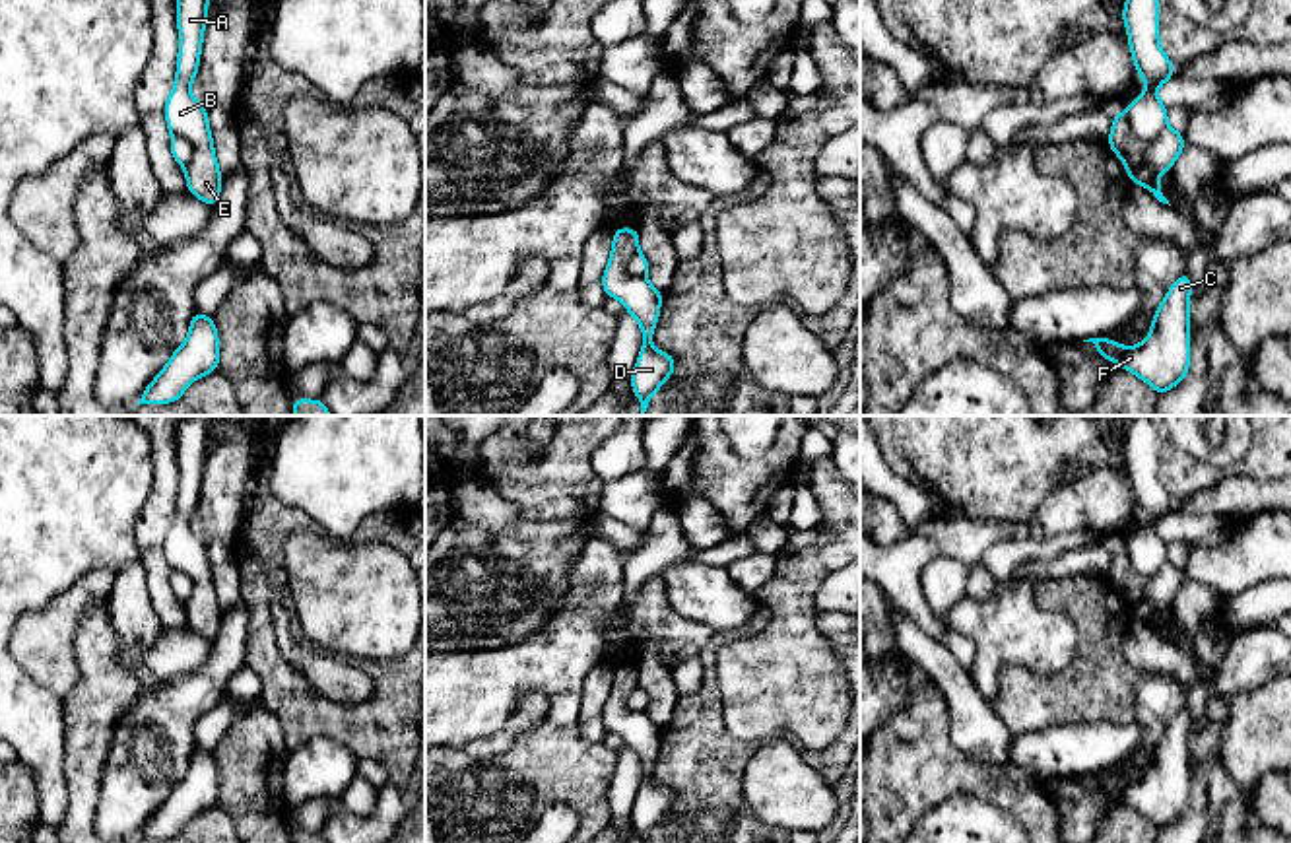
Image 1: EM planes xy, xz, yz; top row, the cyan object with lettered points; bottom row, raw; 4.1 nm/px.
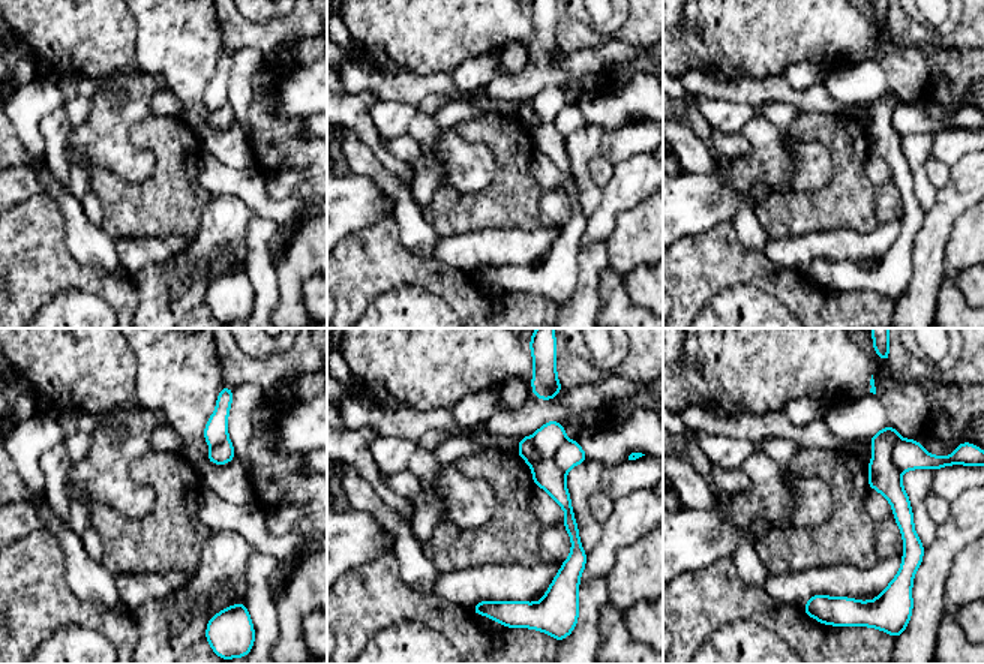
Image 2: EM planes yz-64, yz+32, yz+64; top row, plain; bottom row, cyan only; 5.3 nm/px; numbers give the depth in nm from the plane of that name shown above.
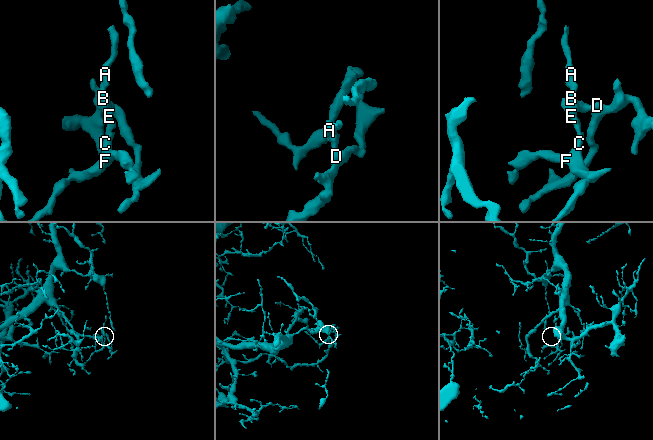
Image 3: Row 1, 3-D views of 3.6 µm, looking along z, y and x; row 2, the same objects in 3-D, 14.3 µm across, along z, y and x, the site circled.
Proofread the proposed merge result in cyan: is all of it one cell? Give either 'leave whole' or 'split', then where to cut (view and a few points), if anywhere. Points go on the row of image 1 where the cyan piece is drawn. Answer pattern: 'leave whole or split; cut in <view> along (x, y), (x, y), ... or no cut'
split; cut in yz along (1125, 113), (1128, 129), (1142, 140), (1152, 140), (1165, 127)

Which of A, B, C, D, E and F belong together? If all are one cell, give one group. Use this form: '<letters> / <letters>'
A B C E F / D

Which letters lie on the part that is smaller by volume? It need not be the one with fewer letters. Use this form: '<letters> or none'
A, B, C, E, F

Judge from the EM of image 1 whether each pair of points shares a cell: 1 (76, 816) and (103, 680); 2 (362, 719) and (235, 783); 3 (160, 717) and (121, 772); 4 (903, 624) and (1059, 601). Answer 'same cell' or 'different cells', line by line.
1: same cell
2: different cells
3: same cell
4: different cells

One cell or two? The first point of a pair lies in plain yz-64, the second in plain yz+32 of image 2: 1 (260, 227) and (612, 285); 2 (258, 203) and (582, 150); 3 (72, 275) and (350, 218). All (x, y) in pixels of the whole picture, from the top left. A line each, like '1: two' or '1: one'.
1: one
2: two
3: two

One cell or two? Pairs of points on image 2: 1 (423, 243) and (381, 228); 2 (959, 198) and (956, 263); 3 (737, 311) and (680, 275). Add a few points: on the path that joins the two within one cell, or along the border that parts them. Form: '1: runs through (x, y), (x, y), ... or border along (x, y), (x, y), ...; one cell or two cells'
1: border along (393, 216), (398, 240), (425, 258); two cells
2: border along (968, 207), (956, 219), (944, 251); two cells
3: border along (746, 284), (737, 284), (717, 291), (698, 312); two cells

